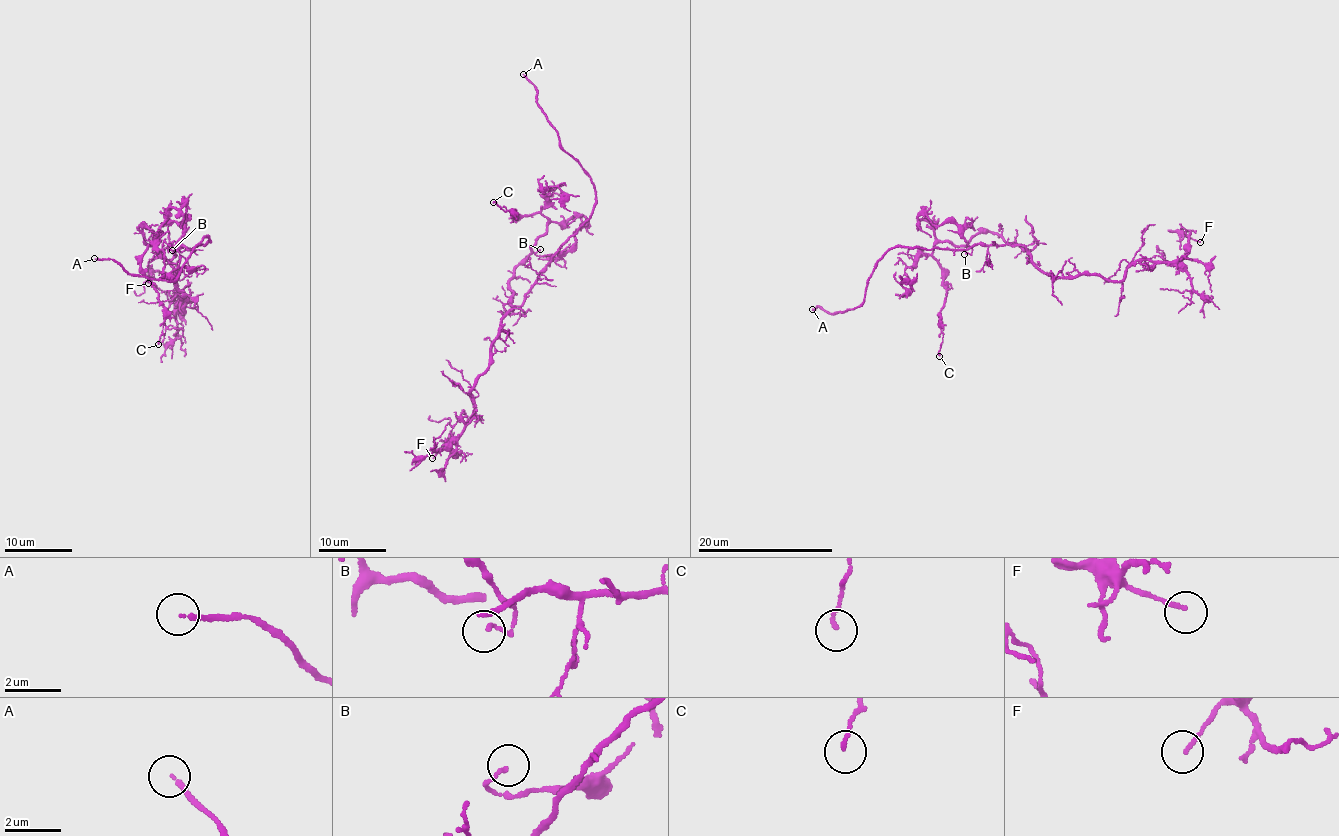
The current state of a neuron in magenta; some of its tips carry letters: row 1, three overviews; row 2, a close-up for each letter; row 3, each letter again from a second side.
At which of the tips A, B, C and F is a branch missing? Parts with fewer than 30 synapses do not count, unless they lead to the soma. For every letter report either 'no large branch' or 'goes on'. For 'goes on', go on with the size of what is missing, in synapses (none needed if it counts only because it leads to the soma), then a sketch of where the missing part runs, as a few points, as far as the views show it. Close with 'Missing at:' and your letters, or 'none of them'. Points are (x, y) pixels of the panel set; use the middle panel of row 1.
A: goes on; missing branch runs (523, 74), (514, 56), (479, 27), (468, 20), (457, 19)
B: no large branch
C: no large branch
F: no large branch
Missing at: A

